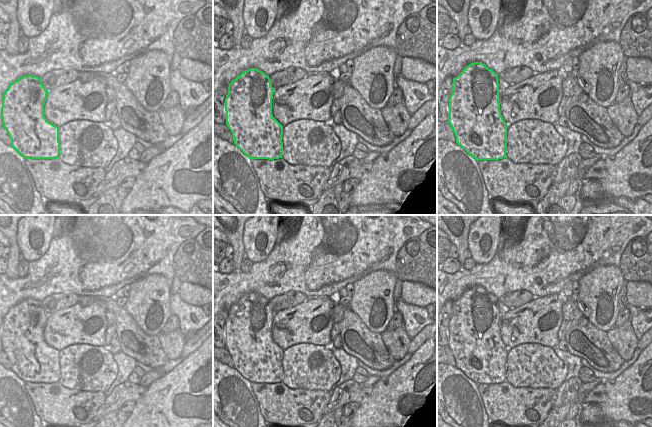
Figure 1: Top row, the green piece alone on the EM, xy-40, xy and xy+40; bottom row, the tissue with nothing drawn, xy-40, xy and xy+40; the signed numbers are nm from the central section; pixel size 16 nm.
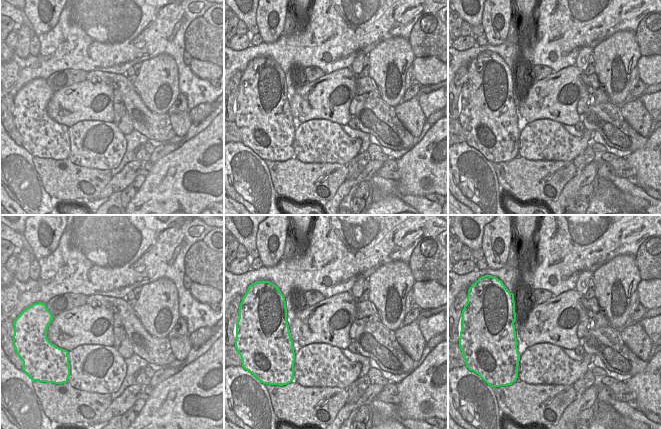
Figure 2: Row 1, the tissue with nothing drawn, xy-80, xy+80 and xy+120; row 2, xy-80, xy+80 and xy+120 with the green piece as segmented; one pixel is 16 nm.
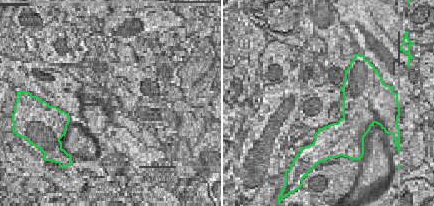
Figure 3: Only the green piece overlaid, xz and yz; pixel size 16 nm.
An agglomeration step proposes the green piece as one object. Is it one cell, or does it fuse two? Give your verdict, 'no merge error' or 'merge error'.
merge error

